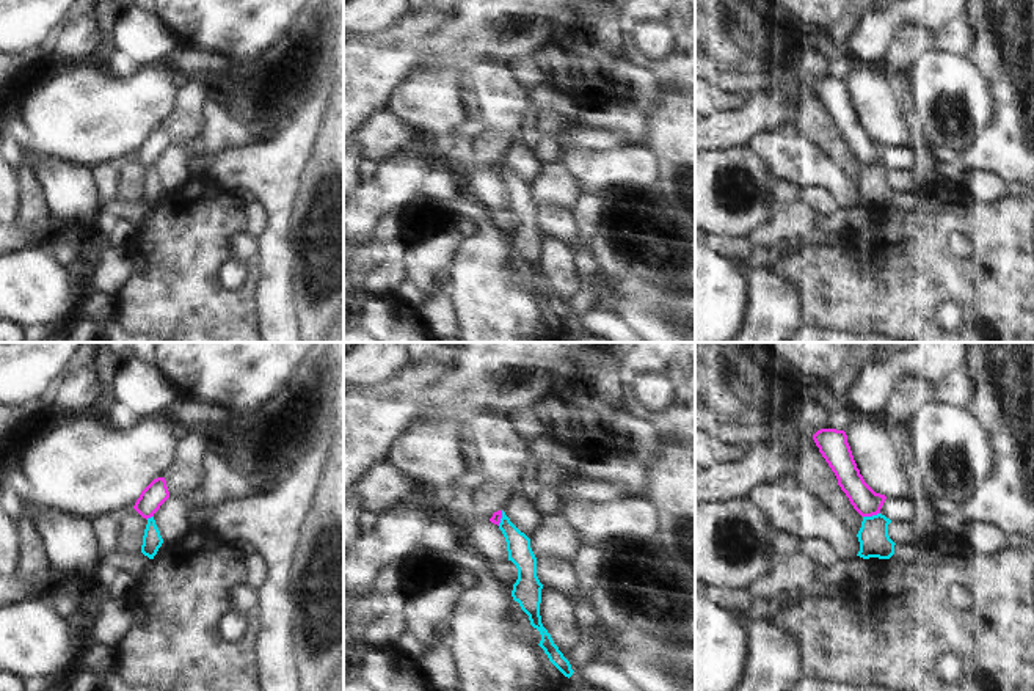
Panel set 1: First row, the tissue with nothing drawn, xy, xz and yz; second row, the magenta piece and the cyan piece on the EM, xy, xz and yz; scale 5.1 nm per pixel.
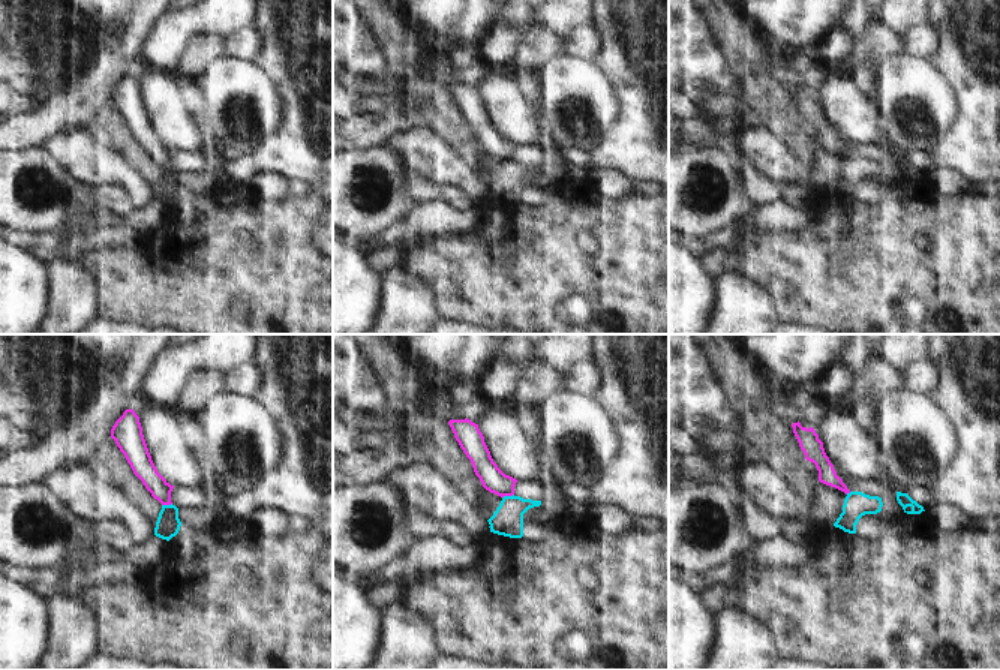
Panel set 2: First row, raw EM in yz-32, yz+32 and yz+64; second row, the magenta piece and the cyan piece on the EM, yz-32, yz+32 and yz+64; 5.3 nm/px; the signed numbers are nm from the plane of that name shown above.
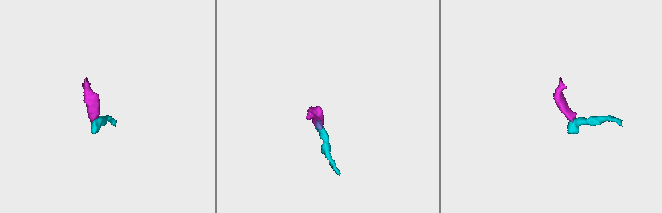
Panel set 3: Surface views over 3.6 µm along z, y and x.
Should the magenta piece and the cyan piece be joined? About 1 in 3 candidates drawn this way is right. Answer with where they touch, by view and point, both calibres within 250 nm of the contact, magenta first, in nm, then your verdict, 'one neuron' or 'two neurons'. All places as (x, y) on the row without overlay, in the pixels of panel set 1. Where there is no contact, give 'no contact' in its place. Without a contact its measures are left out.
yz (871, 164) | 140/160 nm | two neurons

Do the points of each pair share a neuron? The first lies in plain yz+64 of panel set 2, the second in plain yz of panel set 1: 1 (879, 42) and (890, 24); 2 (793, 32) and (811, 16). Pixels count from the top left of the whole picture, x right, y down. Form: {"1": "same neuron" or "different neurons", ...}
{"1": "different neurons", "2": "same neuron"}

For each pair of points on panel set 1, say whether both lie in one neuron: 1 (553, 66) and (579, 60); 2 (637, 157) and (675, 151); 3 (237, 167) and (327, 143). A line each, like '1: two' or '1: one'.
1: two
2: two
3: two

